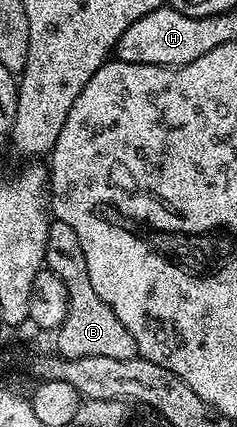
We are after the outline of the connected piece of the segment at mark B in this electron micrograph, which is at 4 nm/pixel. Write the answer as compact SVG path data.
M55 221L48 224L46 237L46 253L44 254L44 267L59 277L62 285L66 285L68 294L68 308L66 321L55 332L55 350L66 359L78 357L115 357L117 361L137 358L136 342L130 337L130 329L114 317L114 309L98 297L94 285L90 285L90 272L86 270L86 257L82 253L82 245L74 234L70 225Z

